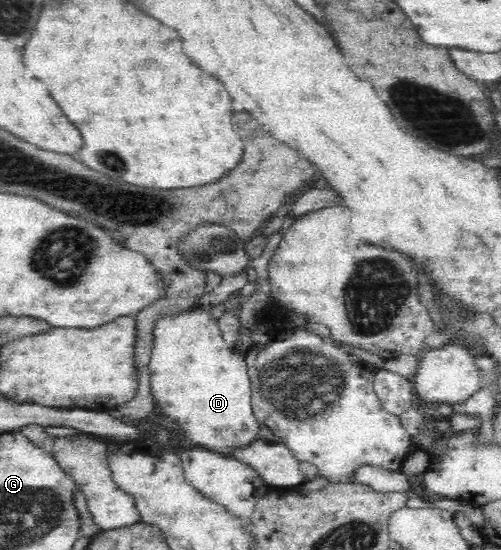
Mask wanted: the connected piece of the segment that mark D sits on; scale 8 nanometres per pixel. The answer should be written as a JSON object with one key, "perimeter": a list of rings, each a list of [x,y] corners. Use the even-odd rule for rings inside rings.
{"perimeter":[[[193,306],[157,319],[148,365],[150,391],[163,414],[185,432],[195,447],[229,454],[264,434],[252,413],[247,364],[225,341],[218,319],[212,319],[209,312]]]}

